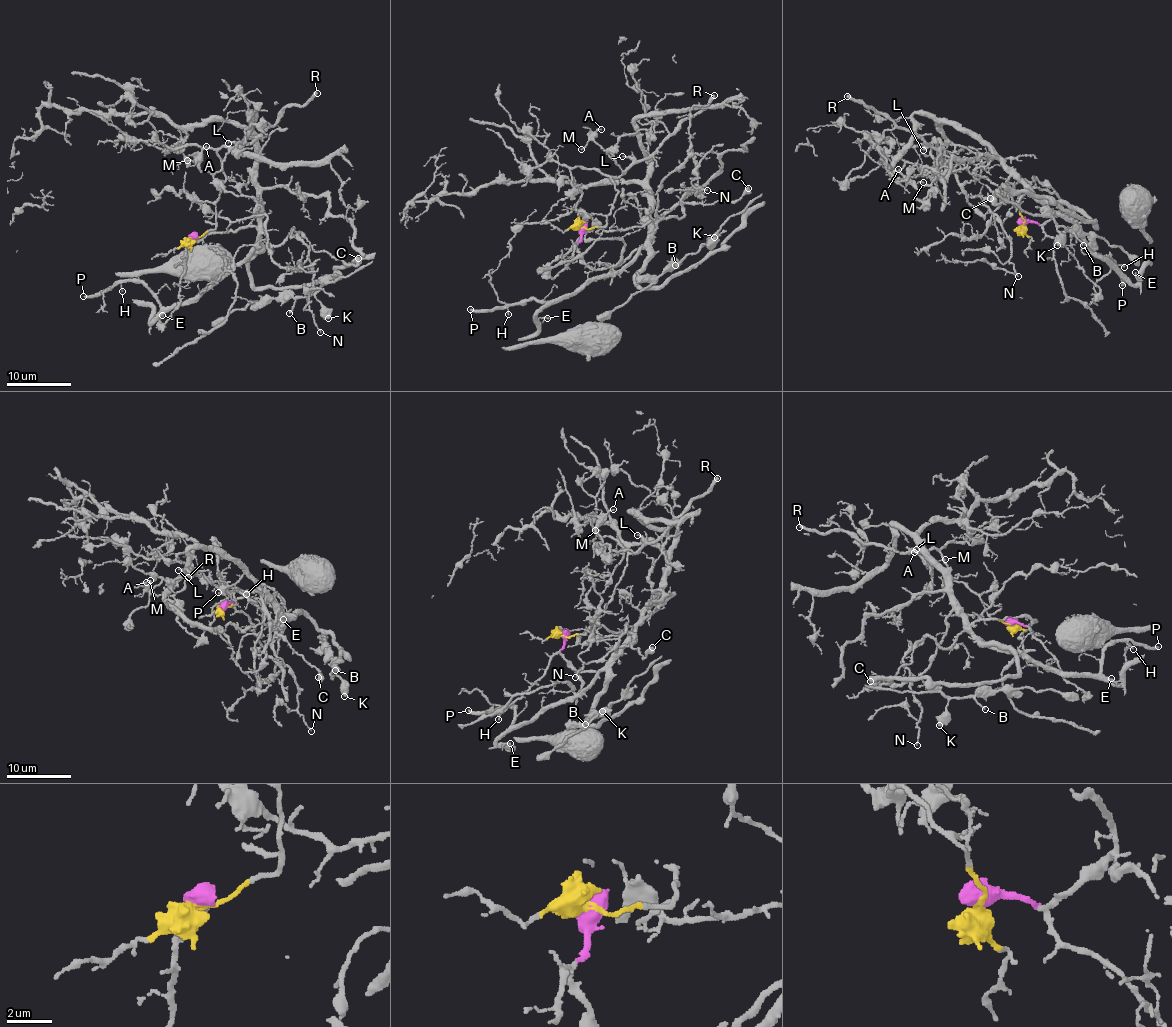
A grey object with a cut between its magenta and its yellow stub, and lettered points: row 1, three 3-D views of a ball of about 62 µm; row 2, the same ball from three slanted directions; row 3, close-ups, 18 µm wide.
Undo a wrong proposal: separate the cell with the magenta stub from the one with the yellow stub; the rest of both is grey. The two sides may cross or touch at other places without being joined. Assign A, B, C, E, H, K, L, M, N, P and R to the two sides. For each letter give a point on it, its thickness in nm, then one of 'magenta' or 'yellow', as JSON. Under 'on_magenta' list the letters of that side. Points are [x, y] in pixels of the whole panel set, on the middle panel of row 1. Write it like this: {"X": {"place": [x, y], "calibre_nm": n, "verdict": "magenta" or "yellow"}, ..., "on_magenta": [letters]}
{"A": {"place": [601, 129], "calibre_nm": 190, "verdict": "yellow"}, "B": {"place": [675, 265], "calibre_nm": 240, "verdict": "magenta"}, "C": {"place": [748, 188], "calibre_nm": 600, "verdict": "magenta"}, "E": {"place": [547, 318], "calibre_nm": 100, "verdict": "magenta"}, "H": {"place": [508, 314], "calibre_nm": 110, "verdict": "magenta"}, "K": {"place": [714, 237], "calibre_nm": 650, "verdict": "magenta"}, "L": {"place": [622, 156], "calibre_nm": 140, "verdict": "yellow"}, "M": {"place": [581, 149], "calibre_nm": 140, "verdict": "yellow"}, "N": {"place": [707, 190], "calibre_nm": 120, "verdict": "magenta"}, "P": {"place": [470, 309], "calibre_nm": 280, "verdict": "magenta"}, "R": {"place": [714, 95], "calibre_nm": 380, "verdict": "yellow"}, "on_magenta": ["B", "C", "E", "H", "K", "N", "P"]}

